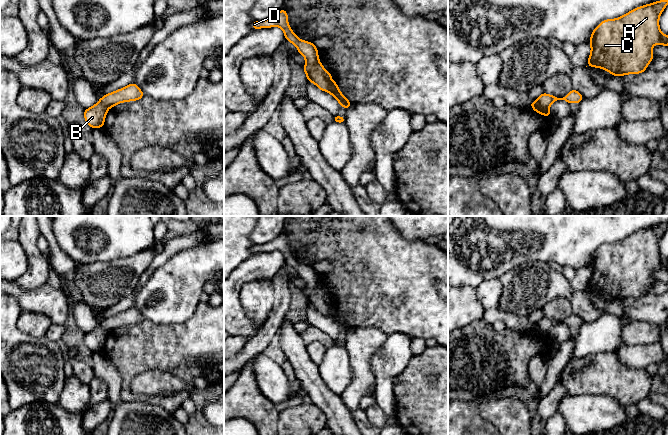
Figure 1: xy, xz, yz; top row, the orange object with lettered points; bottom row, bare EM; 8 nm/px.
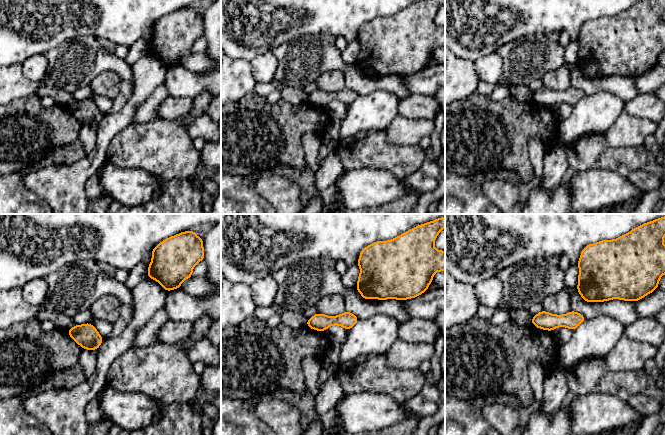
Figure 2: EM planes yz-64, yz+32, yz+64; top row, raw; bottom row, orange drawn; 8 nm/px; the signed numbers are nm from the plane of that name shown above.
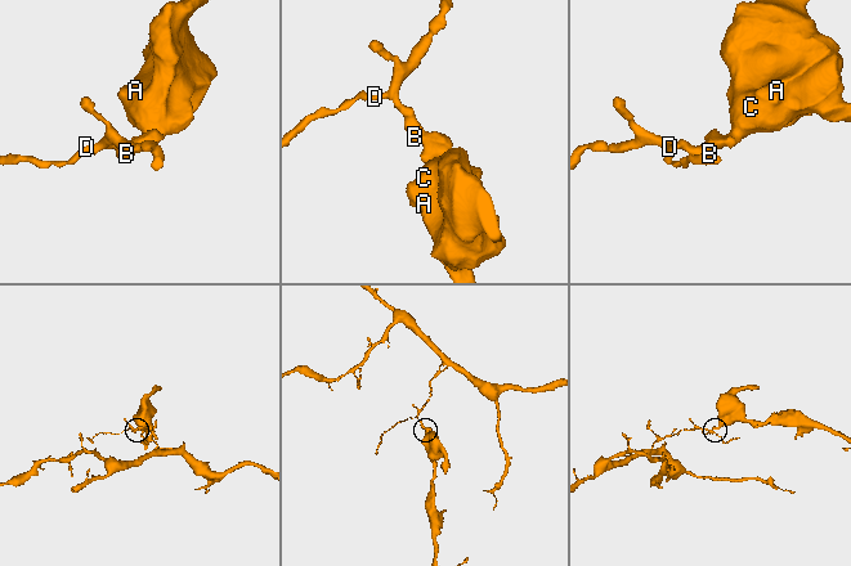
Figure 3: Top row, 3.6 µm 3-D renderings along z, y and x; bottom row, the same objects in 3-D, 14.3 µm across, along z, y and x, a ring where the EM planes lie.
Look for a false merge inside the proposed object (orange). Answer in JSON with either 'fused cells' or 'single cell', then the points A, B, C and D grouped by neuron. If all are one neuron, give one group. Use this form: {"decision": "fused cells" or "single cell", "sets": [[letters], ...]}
{"decision": "fused cells", "sets": [["A", "C"], ["B", "D"]]}

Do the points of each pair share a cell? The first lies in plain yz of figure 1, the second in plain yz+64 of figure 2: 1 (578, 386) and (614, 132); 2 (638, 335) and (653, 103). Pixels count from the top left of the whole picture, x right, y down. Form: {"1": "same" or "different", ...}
{"1": "different", "2": "same"}

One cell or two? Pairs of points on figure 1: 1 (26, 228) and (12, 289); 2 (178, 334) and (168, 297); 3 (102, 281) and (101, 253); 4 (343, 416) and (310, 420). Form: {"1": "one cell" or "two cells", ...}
{"1": "two cells", "2": "two cells", "3": "two cells", "4": "two cells"}

